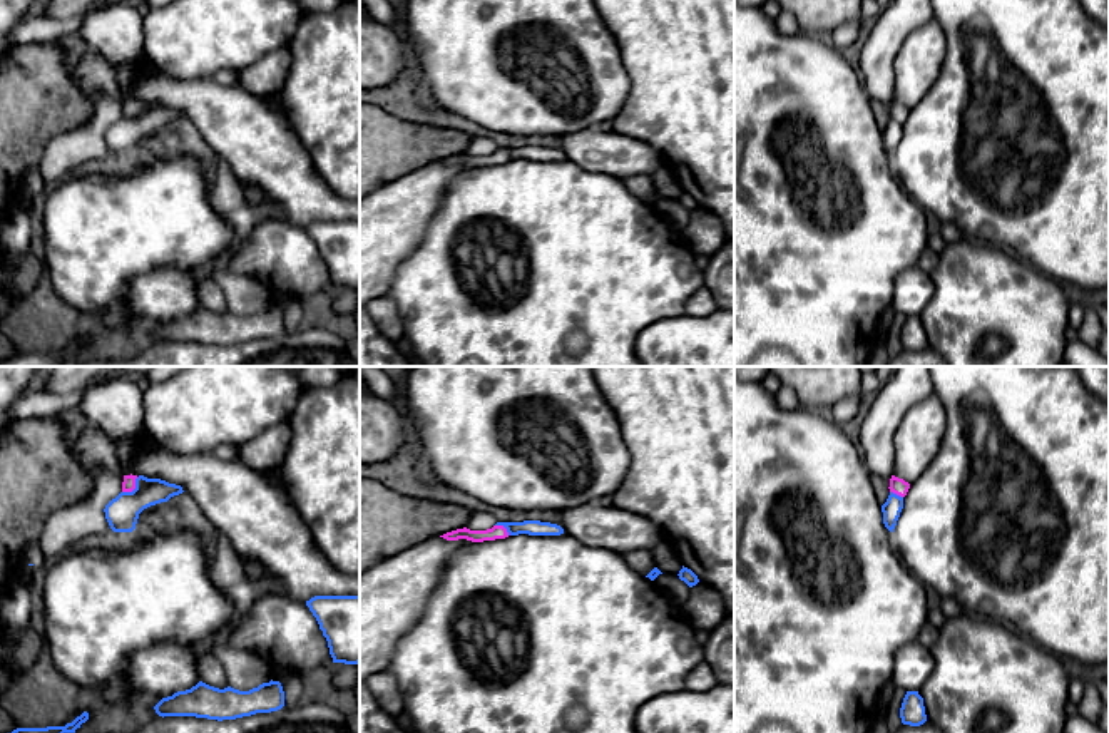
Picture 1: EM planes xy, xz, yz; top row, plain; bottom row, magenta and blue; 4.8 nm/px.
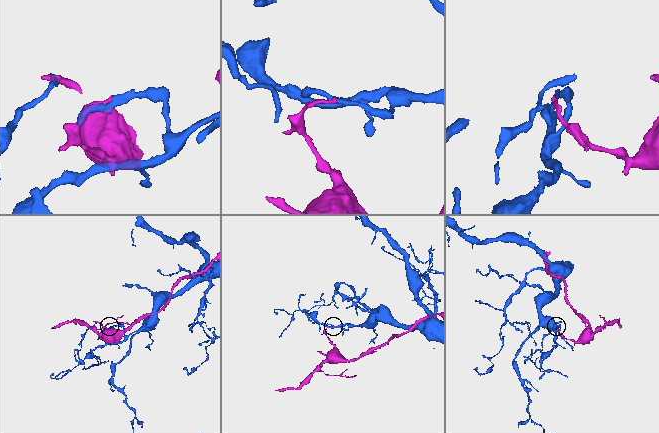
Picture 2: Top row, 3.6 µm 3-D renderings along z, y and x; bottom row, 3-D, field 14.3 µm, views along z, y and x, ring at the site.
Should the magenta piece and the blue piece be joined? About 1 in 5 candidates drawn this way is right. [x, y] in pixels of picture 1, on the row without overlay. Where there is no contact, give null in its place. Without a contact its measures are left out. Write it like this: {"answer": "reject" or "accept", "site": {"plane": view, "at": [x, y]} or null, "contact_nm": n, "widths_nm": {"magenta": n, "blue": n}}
{"answer": "reject", "site": {"plane": "xy", "at": [132, 114]}, "contact_nm": 110, "widths_nm": {"magenta": 60, "blue": 160}}

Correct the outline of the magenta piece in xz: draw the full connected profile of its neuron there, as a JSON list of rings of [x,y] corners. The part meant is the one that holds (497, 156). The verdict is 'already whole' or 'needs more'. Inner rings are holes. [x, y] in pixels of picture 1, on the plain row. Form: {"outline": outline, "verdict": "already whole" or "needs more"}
{"outline": [[[493,151],[492,154],[487,154],[487,156],[470,156],[470,154],[463,152],[463,154],[447,157],[440,162],[443,162],[447,166],[467,164],[472,167],[483,167],[483,166],[505,164],[505,162],[509,162],[509,157],[503,151]]], "verdict": "already whole"}

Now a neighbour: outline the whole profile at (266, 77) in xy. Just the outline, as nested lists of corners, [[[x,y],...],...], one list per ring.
[[[288,47],[276,49],[239,72],[238,85],[258,95],[276,95],[283,89],[291,67]]]

